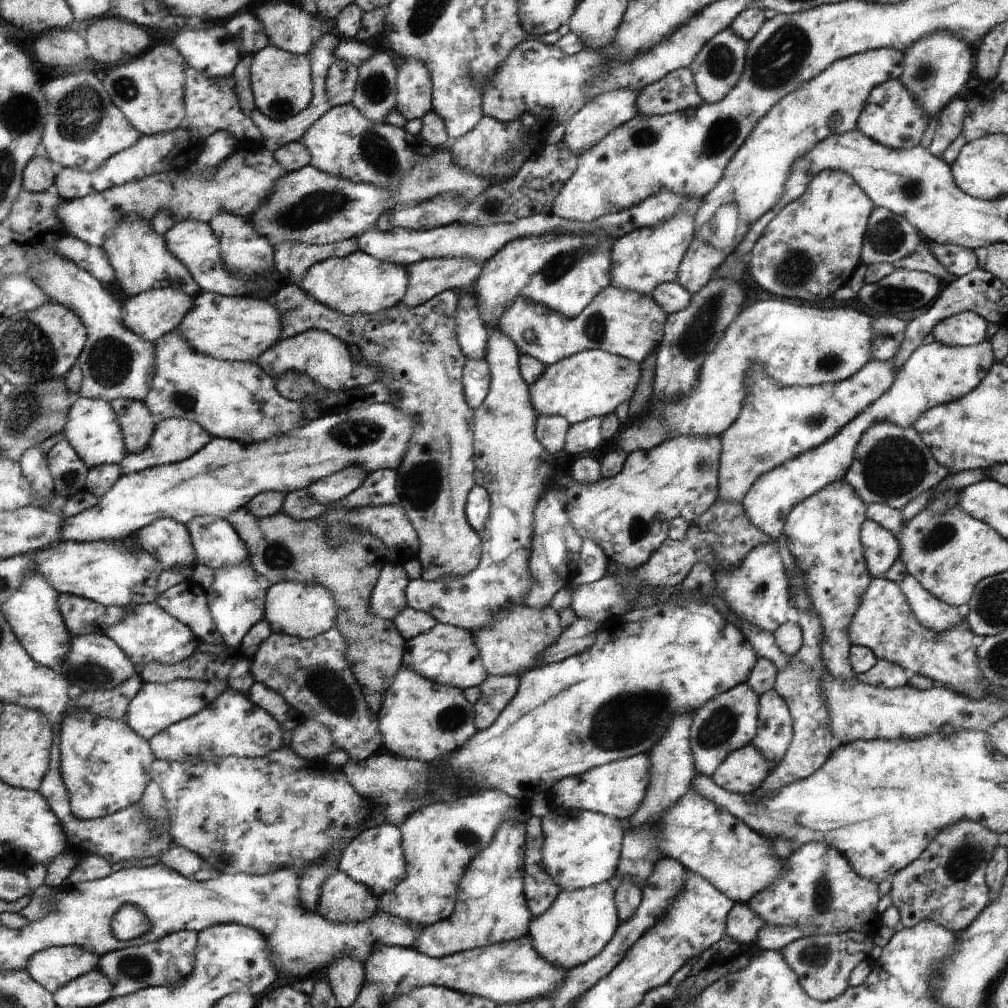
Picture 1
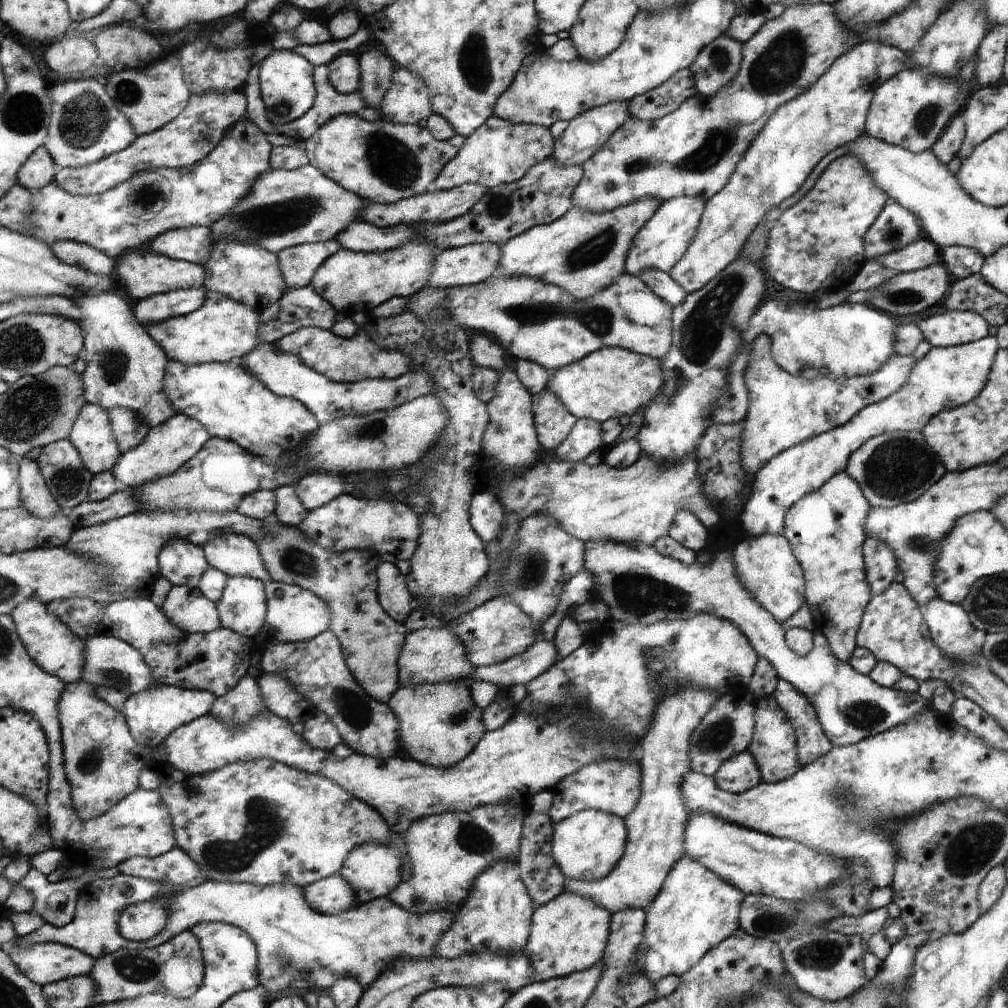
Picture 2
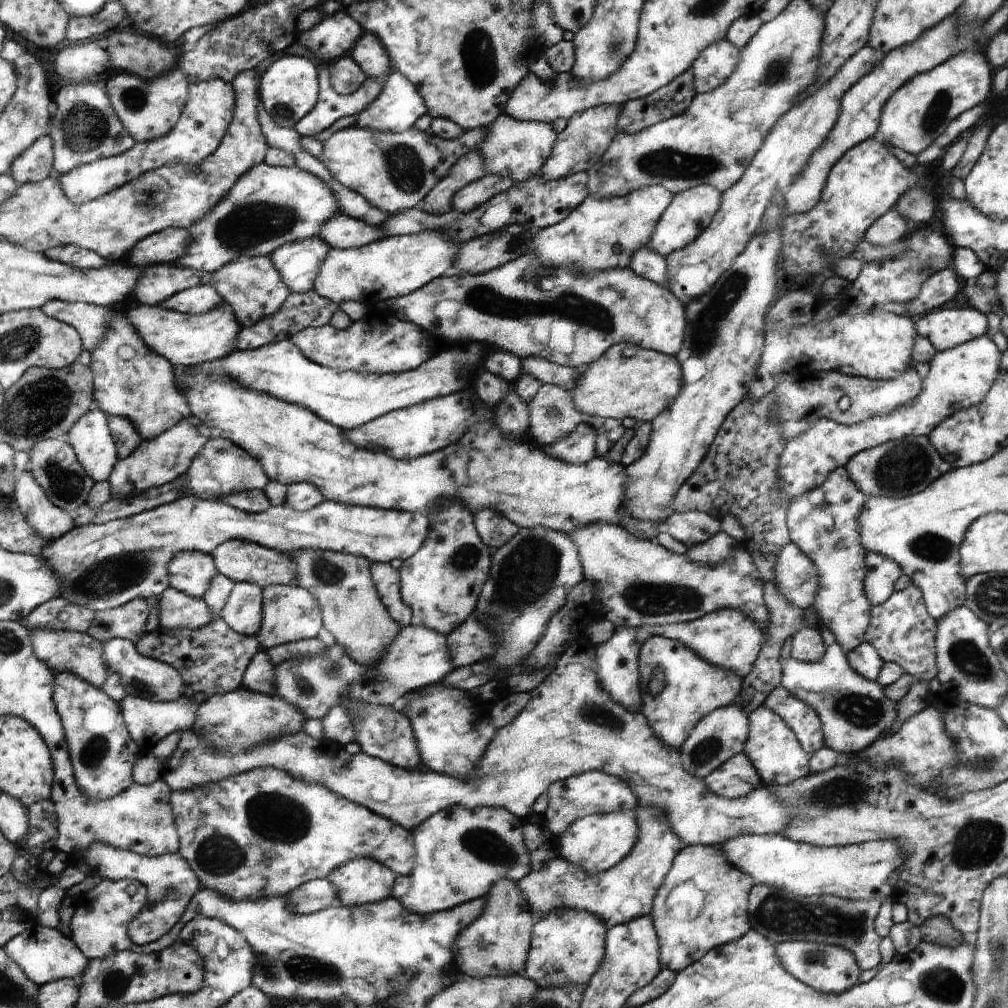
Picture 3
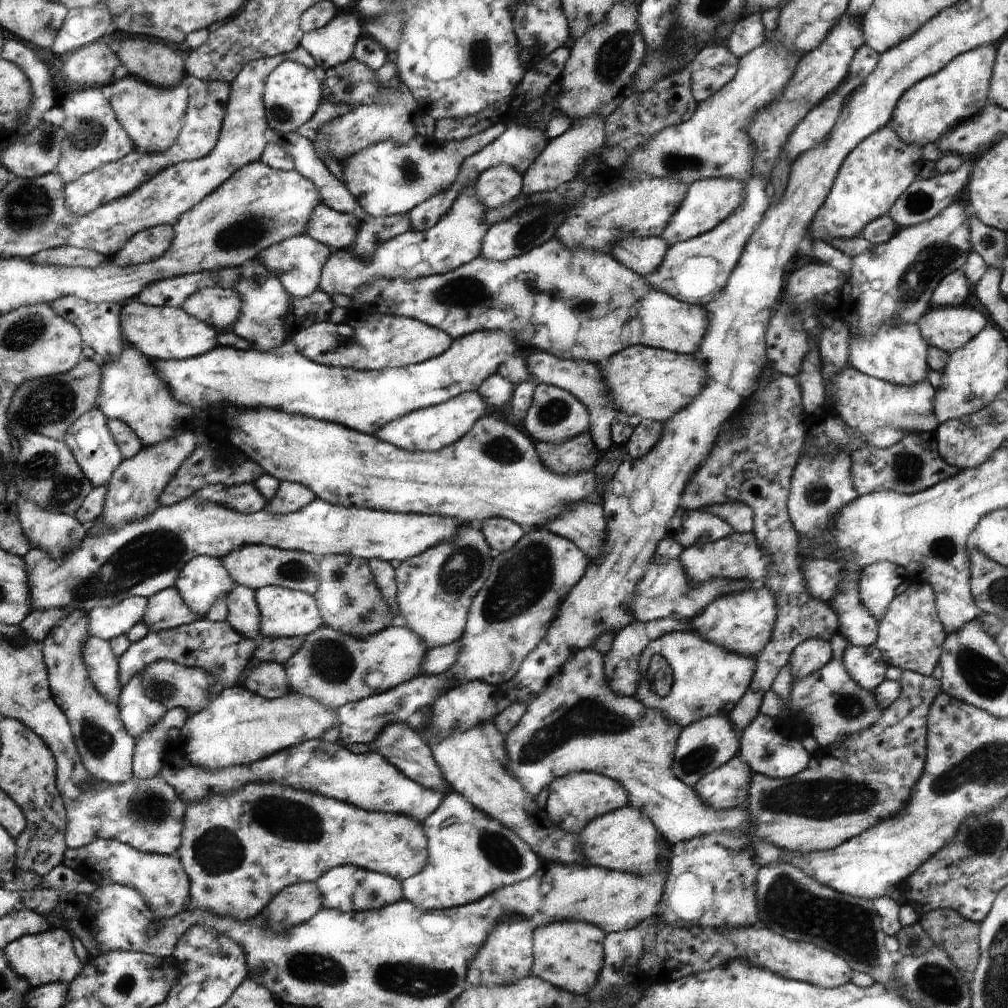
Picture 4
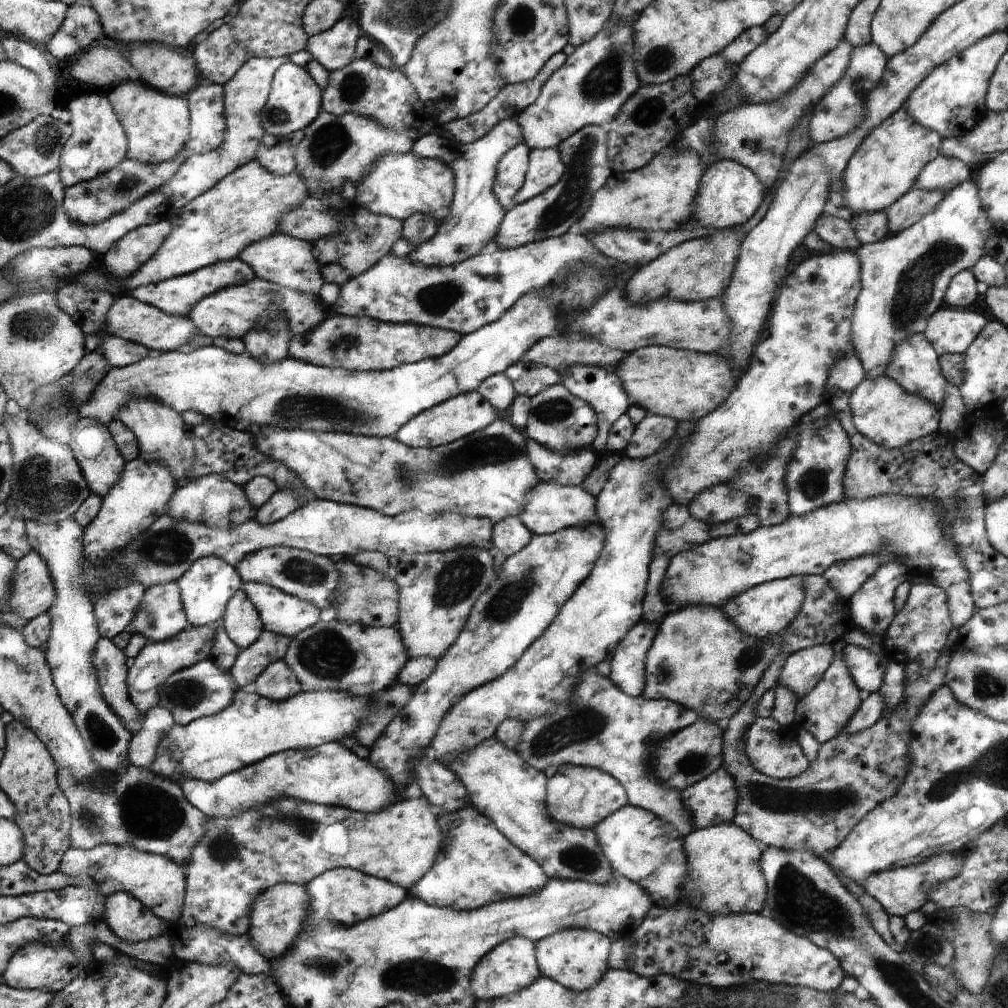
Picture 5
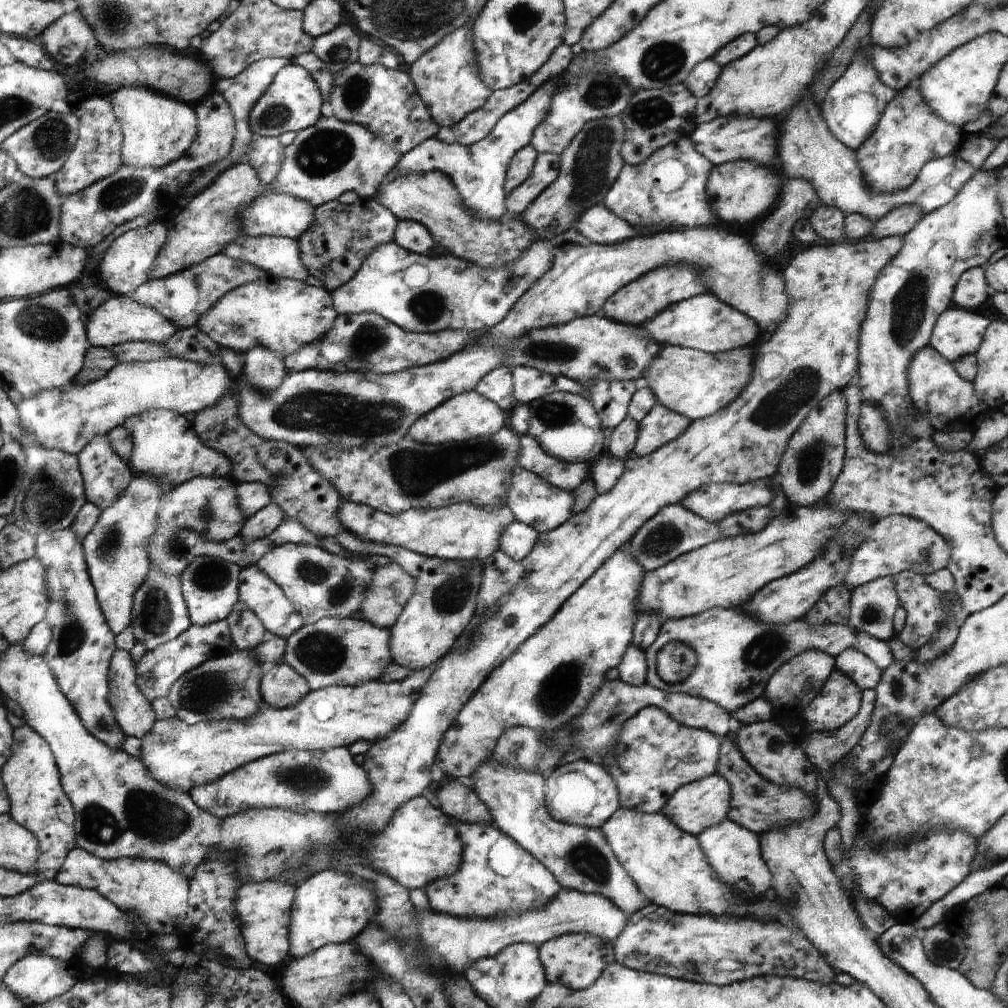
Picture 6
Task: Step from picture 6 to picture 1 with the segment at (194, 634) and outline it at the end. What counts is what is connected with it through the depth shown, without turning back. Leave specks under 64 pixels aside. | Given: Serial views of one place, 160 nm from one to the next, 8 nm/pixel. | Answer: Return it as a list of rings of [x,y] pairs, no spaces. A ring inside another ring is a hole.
[[[216,678],[205,681],[177,679],[167,684],[146,682],[129,704],[128,716],[124,721],[130,725],[130,728],[138,736],[149,741],[154,735],[165,731],[174,723],[182,719],[188,719],[200,712],[204,707],[208,707],[217,696],[220,696],[228,688],[226,679]]]

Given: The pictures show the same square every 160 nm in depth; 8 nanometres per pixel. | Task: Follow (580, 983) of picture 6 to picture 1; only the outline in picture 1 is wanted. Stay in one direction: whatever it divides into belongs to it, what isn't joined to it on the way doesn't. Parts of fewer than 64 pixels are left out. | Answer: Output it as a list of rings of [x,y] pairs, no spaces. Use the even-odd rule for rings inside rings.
[[[608,882],[573,891],[562,889],[549,910],[530,923],[530,936],[538,954],[566,972],[600,955],[619,926],[615,896]]]

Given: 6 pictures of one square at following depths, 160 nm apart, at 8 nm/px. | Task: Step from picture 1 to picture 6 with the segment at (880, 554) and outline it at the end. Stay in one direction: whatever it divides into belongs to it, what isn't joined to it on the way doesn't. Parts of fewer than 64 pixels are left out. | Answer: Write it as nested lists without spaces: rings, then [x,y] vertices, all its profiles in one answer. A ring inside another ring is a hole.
[[[884,576],[856,587],[851,591],[851,597],[851,615],[847,626],[889,642],[894,634],[892,618],[900,604],[895,577]]]

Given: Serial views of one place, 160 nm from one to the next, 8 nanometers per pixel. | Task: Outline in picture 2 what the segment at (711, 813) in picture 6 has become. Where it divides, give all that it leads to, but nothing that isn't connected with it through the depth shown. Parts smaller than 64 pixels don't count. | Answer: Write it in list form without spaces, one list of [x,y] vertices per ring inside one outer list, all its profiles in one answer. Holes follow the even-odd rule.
[[[748,750],[722,763],[713,777],[718,787],[731,793],[746,792],[763,780],[760,768]]]

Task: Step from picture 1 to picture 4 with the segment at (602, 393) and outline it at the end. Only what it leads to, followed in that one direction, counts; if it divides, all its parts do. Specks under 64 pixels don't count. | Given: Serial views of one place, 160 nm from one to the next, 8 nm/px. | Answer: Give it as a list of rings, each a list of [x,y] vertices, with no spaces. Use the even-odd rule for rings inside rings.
[[[630,345],[617,352],[607,361],[605,366],[601,366],[601,368],[606,384],[608,384],[610,398],[612,398],[614,407],[628,416],[638,415],[642,419],[666,422],[698,398],[701,392],[705,390],[705,384],[707,383],[706,369],[692,355],[675,353],[646,345]]]

